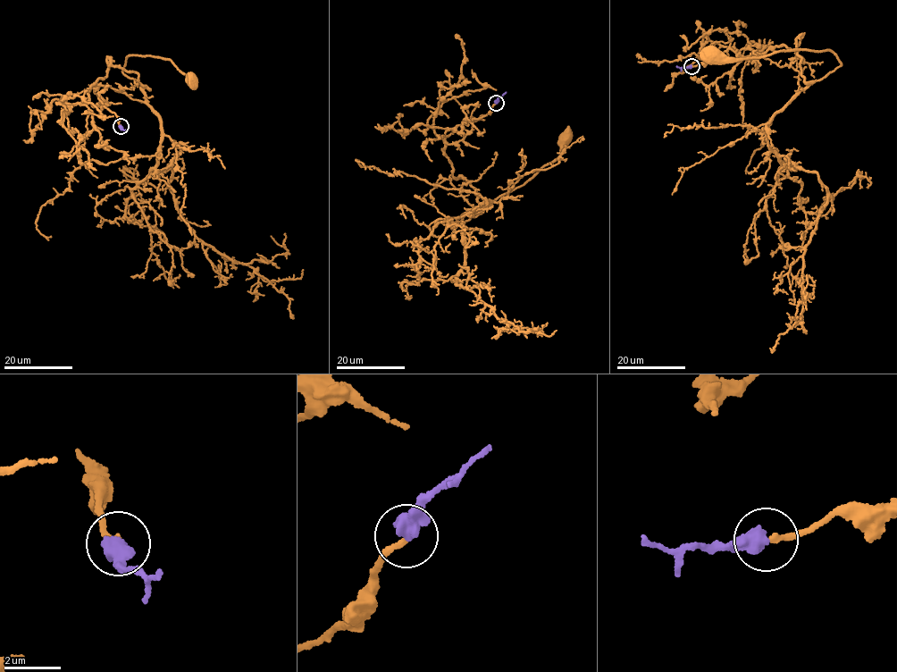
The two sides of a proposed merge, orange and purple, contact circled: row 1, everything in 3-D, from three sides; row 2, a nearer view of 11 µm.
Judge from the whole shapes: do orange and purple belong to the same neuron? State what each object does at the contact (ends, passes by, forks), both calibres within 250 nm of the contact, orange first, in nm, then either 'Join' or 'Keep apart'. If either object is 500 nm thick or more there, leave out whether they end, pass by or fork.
Thickness 200 nm (orange) against 600 nm. Join

